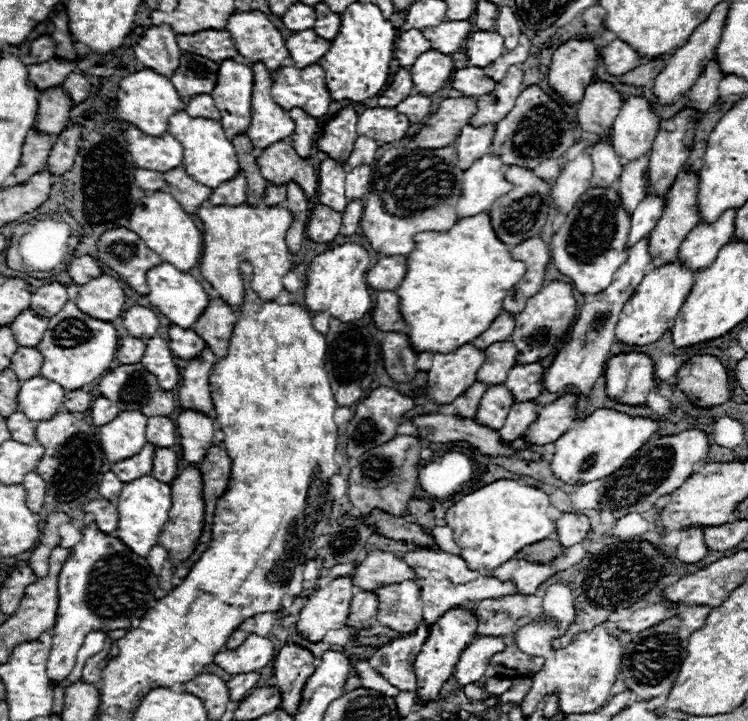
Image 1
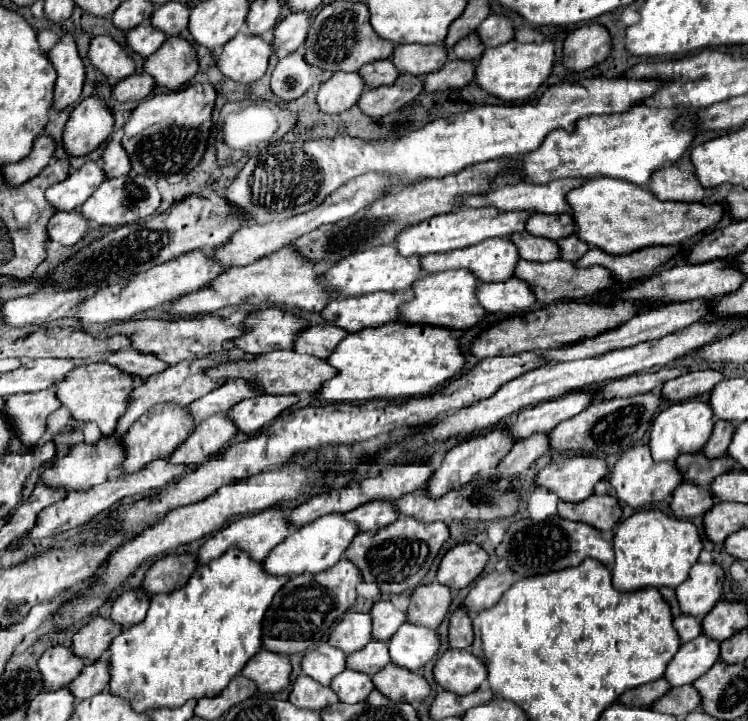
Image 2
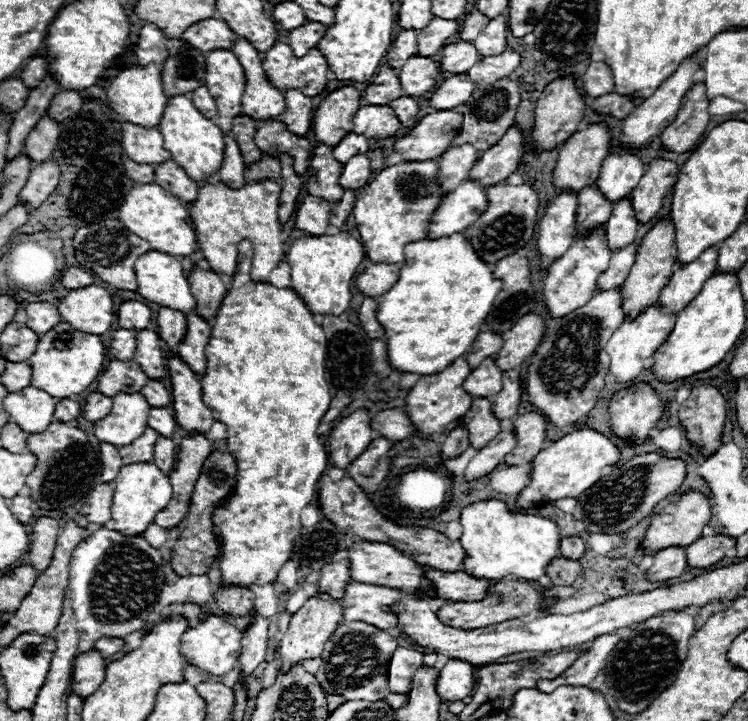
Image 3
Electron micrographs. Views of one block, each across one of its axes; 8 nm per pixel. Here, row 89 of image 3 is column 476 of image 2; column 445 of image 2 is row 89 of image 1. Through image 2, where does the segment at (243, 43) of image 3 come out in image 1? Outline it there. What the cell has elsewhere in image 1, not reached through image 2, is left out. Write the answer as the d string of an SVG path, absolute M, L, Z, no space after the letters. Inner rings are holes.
M262 62L252 66L254 70L254 96L252 96L252 122L246 132L256 150L264 150L280 140L286 140L294 132L294 120L282 110L270 96L272 76Z

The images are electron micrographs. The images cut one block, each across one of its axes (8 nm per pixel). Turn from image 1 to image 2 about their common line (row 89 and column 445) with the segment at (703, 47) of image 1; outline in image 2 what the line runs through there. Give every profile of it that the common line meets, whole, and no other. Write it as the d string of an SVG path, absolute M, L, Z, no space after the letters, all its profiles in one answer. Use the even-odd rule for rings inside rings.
M448 650L434 666L434 680L444 690L466 696L486 680L486 666L470 650Z

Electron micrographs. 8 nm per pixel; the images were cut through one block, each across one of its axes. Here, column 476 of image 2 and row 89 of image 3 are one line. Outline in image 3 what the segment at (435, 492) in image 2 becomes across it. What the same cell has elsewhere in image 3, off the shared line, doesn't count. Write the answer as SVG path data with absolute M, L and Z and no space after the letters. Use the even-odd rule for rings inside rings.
M456 74L456 76L444 80L434 90L434 94L430 98L430 106L436 110L456 108L468 100L468 96L472 94L474 88L476 88L476 84L472 84L466 74Z

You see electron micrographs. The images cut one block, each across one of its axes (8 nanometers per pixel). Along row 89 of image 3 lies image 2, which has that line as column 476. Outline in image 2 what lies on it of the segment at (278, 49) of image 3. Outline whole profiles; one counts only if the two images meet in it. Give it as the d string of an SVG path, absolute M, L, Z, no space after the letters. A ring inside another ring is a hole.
M448 270L438 274L424 274L422 280L418 280L414 290L414 300L400 306L400 320L406 320L408 324L432 324L432 326L444 326L452 330L468 330L484 320L486 312L476 310L476 288L480 286L480 280L472 276L472 272L462 270Z

